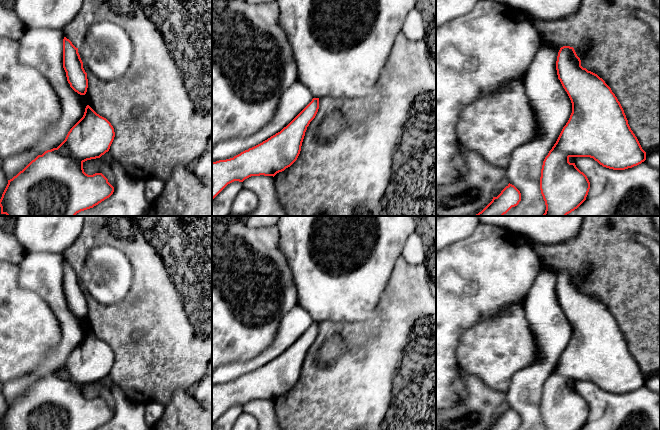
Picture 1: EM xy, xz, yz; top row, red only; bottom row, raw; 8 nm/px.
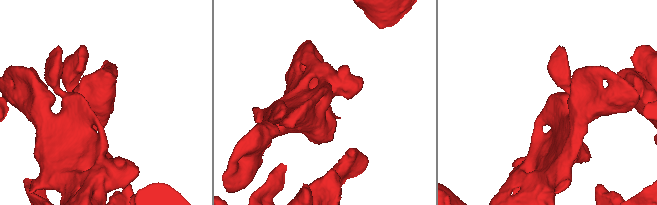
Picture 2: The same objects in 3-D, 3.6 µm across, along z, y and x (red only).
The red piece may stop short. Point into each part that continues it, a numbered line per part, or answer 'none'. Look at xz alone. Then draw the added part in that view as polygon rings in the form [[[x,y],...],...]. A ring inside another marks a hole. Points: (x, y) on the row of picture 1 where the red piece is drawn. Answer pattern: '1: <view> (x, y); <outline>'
none

